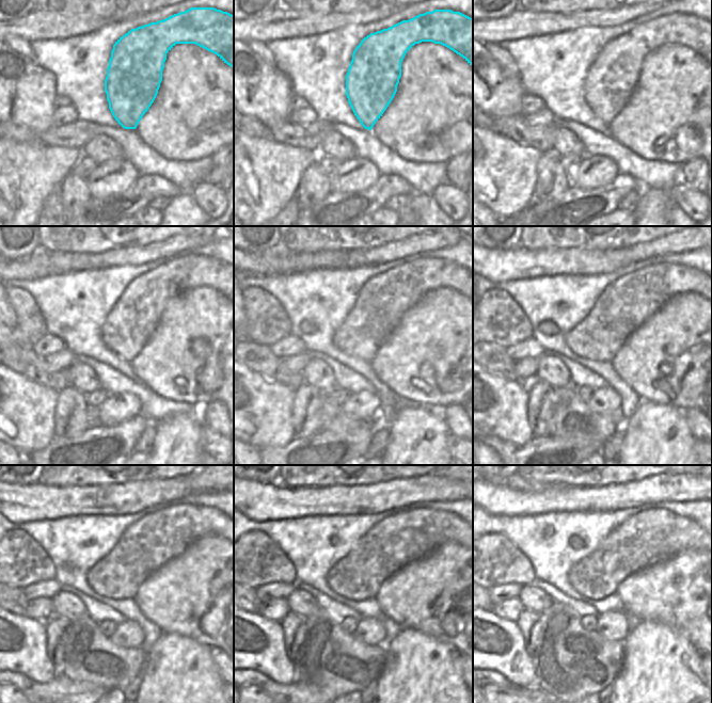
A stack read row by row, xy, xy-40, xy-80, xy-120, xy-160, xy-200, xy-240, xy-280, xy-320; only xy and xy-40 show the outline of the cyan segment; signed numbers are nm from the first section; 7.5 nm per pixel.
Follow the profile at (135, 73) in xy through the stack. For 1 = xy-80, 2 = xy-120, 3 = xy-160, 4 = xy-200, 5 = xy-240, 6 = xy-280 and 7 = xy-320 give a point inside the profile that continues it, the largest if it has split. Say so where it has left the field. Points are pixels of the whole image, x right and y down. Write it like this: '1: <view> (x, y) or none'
1: xy-80 (613, 76)
2: xy-120 (128, 326)
3: xy-160 (382, 301)
4: xy-200 (625, 304)
5: xy-240 (147, 544)
6: xy-280 (396, 541)
7: xy-320 (650, 537)

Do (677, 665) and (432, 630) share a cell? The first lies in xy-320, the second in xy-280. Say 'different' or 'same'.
different

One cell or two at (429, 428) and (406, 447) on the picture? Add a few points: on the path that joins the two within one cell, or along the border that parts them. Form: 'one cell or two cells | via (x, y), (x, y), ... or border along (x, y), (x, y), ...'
one cell | via (424, 431), (411, 444)

